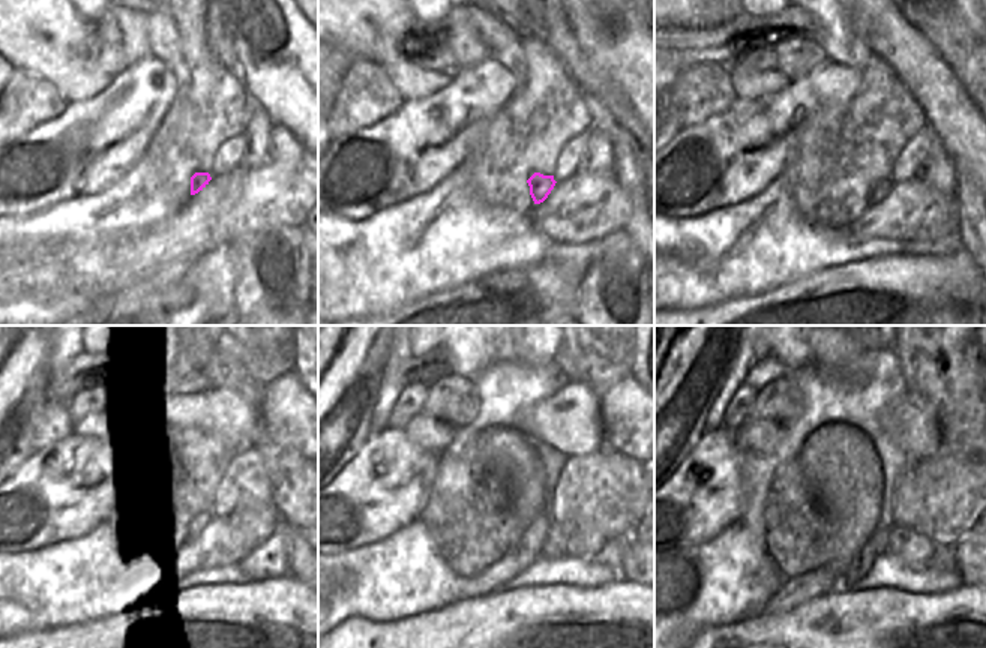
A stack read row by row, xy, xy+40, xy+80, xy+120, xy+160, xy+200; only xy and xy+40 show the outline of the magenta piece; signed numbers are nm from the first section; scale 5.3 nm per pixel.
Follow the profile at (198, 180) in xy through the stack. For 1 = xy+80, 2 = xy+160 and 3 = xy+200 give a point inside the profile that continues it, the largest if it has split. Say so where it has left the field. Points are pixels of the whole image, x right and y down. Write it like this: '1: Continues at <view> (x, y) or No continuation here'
1: Continues at xy+80 (878, 191)
2: Continues at xy+160 (530, 545)
3: Continues at xy+200 (862, 563)

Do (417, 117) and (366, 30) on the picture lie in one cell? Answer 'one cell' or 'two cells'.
two cells

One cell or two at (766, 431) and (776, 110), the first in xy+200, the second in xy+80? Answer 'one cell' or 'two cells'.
two cells

